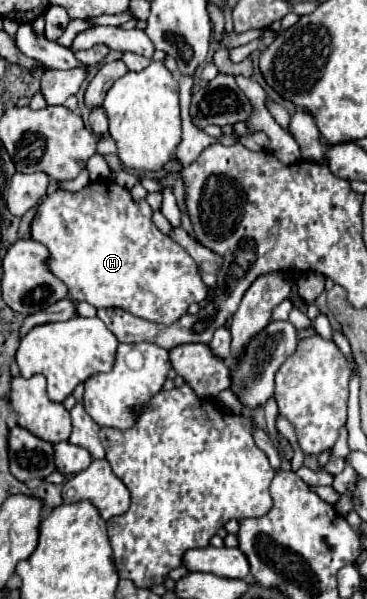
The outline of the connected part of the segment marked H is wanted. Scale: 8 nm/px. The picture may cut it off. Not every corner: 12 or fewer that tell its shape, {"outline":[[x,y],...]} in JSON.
{"outline":[[114,181],[40,203],[68,297],[172,325],[196,263]]}

